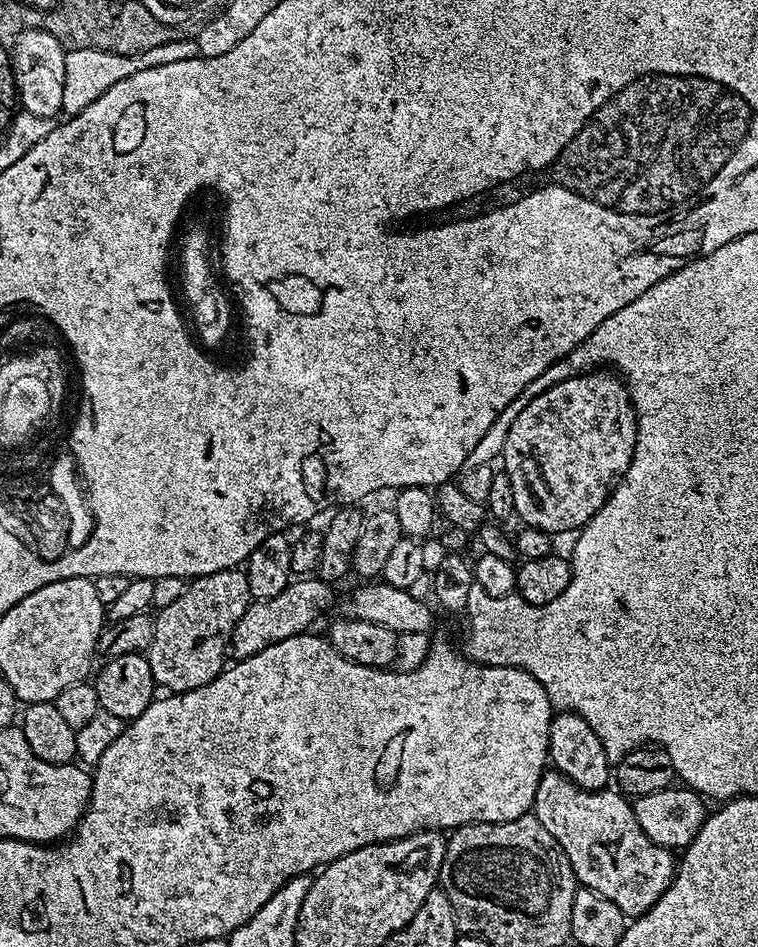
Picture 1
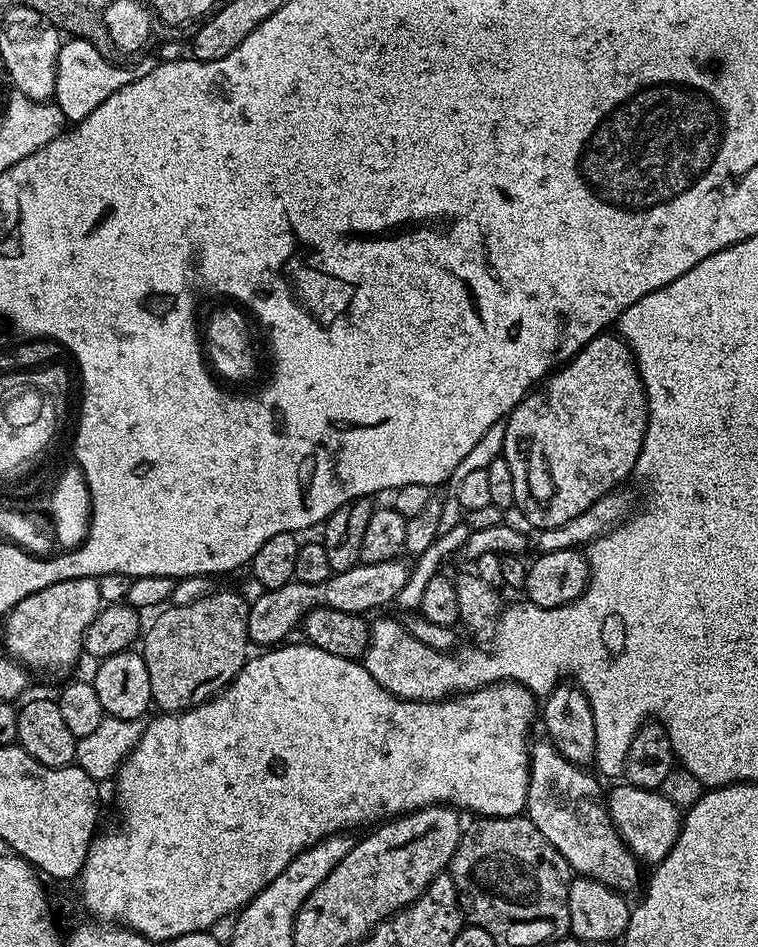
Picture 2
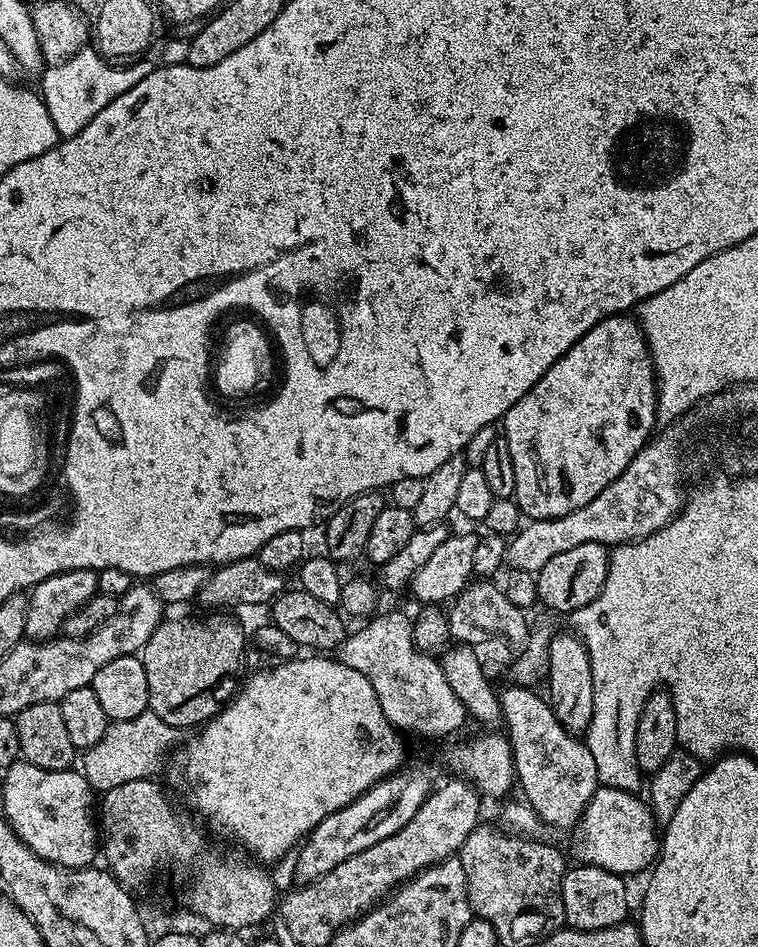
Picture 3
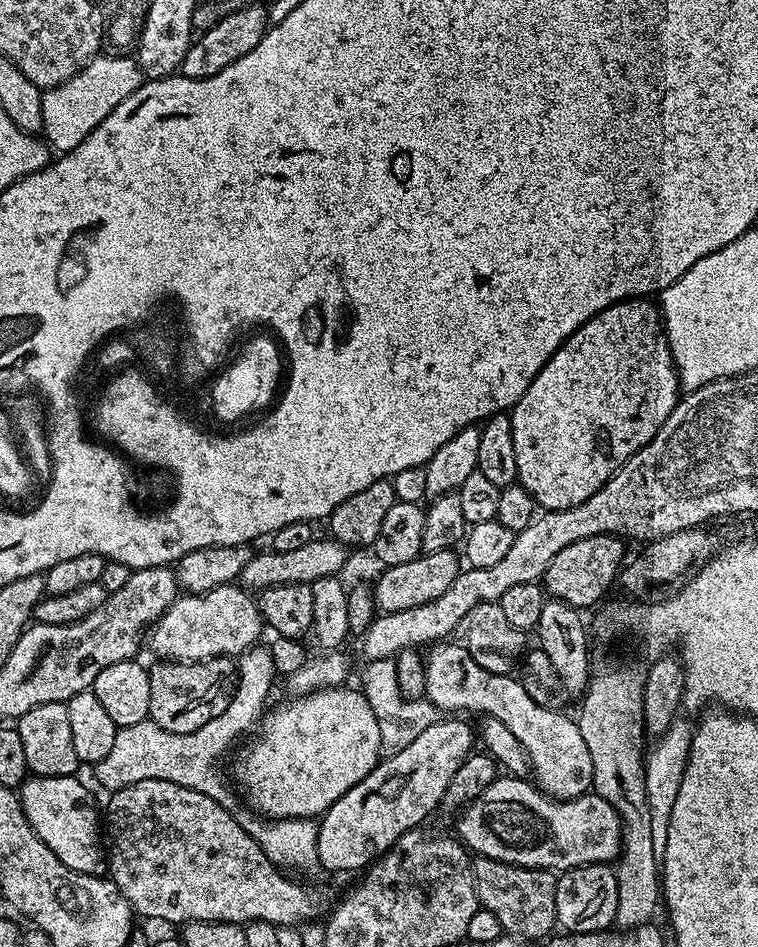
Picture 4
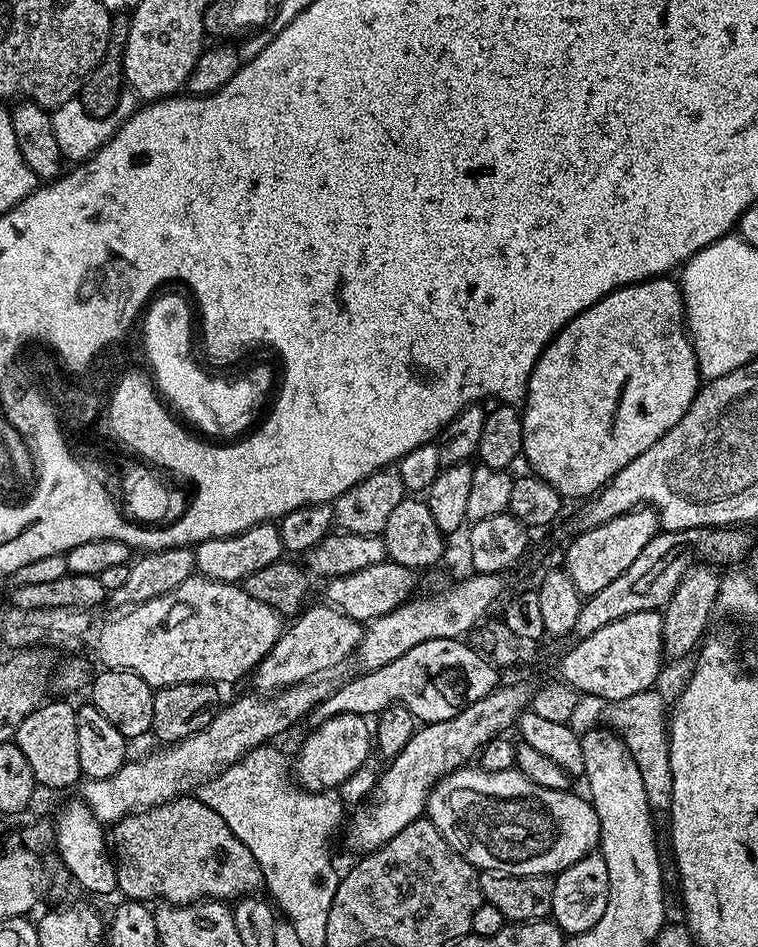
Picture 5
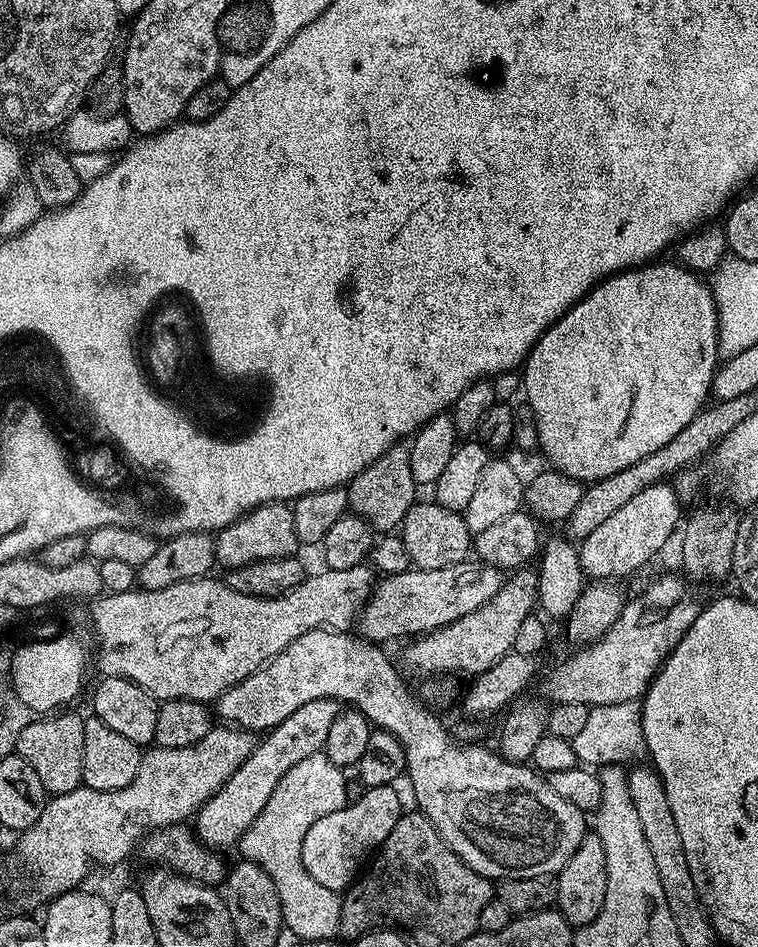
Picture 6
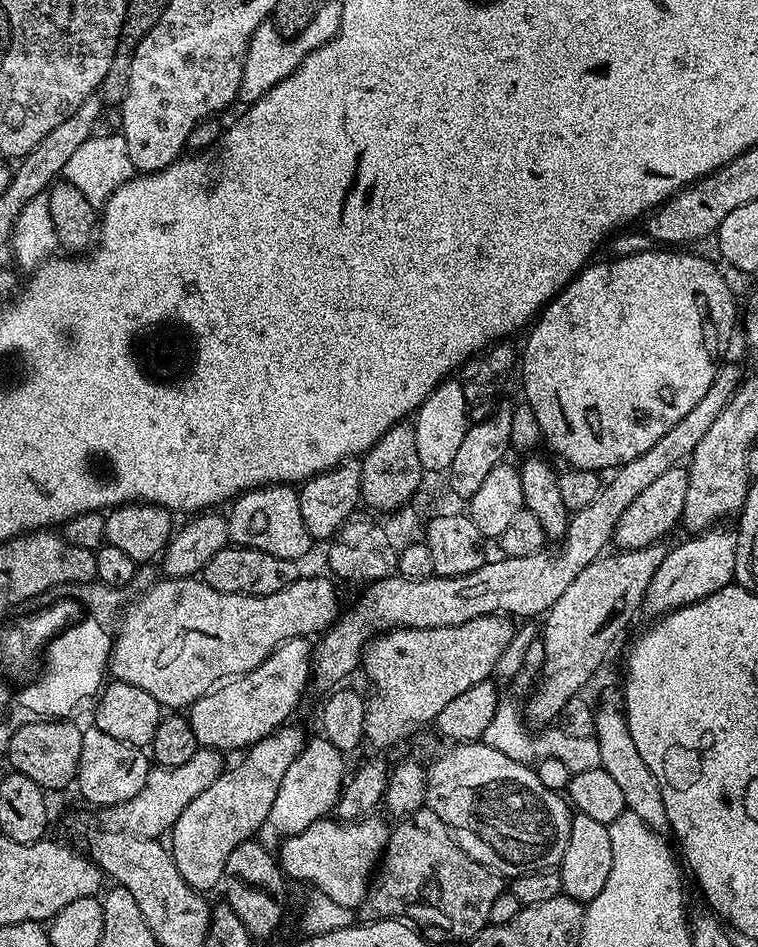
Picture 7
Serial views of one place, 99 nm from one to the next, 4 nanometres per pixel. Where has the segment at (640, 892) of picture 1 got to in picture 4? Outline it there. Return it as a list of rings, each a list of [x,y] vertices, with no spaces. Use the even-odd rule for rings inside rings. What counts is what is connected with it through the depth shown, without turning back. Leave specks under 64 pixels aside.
[[[436,642],[426,652],[423,684],[423,695],[441,713],[460,714],[478,710],[480,714],[490,714],[498,722],[506,722],[506,727],[514,734],[514,738],[522,742],[522,750],[526,750],[531,779],[540,791],[552,797],[553,800],[576,800],[592,788],[594,762],[590,762],[590,750],[586,746],[586,741],[582,739],[579,723],[573,717],[571,720],[570,717],[563,716],[563,711],[538,705],[526,694],[526,690],[515,675],[488,673],[474,662],[474,658],[460,644]]]

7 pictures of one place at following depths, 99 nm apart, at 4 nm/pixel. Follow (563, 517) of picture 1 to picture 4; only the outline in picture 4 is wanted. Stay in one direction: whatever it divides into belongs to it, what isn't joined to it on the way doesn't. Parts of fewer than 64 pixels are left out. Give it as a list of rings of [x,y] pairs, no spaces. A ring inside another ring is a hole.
[[[633,298],[623,300],[617,304],[611,304],[606,310],[602,310],[594,318],[587,320],[548,359],[546,366],[542,366],[542,370],[538,370],[534,382],[530,382],[526,394],[522,394],[519,402],[510,409],[512,429],[514,430],[514,459],[518,462],[518,474],[516,475],[518,484],[532,496],[532,499],[541,509],[550,512],[566,510],[586,502],[586,498],[594,495],[639,448],[652,441],[654,434],[658,434],[658,430],[666,422],[666,418],[670,418],[670,414],[681,395],[680,378],[676,374],[676,363],[672,361],[670,346],[664,333],[664,317],[661,316],[659,307],[648,298]]]

